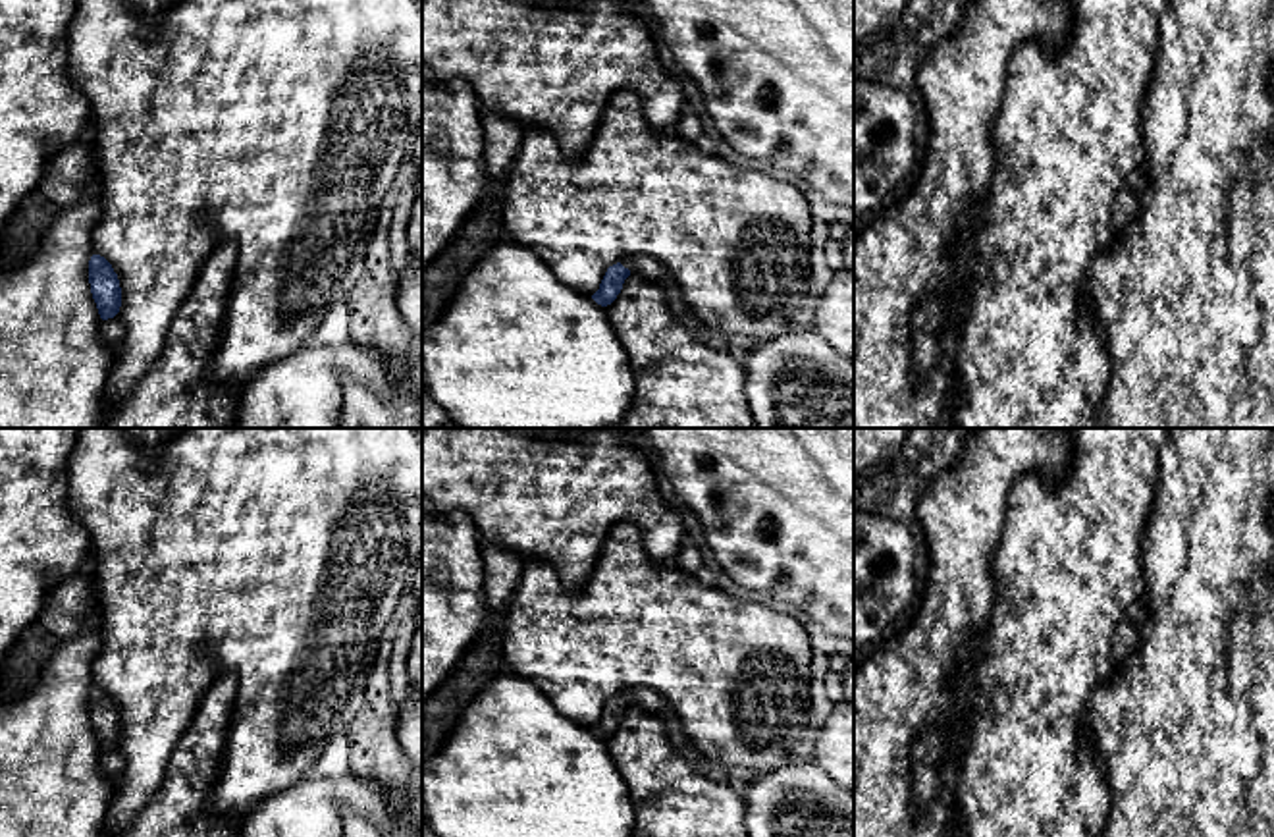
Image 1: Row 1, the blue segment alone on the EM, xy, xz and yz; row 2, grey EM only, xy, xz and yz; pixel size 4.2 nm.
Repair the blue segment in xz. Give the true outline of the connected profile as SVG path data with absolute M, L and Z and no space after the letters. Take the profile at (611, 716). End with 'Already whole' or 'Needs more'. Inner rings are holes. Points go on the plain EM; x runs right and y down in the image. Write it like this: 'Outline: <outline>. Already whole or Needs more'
Outline: M626 687L621 694L607 700L599 721L592 727L592 731L607 739L611 737L623 721L624 712L630 706L644 708L646 712L659 716L667 723L669 741L675 748L678 748L690 764L702 770L707 777L727 783L738 789L742 795L750 787L752 779L746 785L734 785L727 768L709 762L692 742L686 739L680 719L673 712L669 700L665 700L657 690L646 687Z. Needs more

